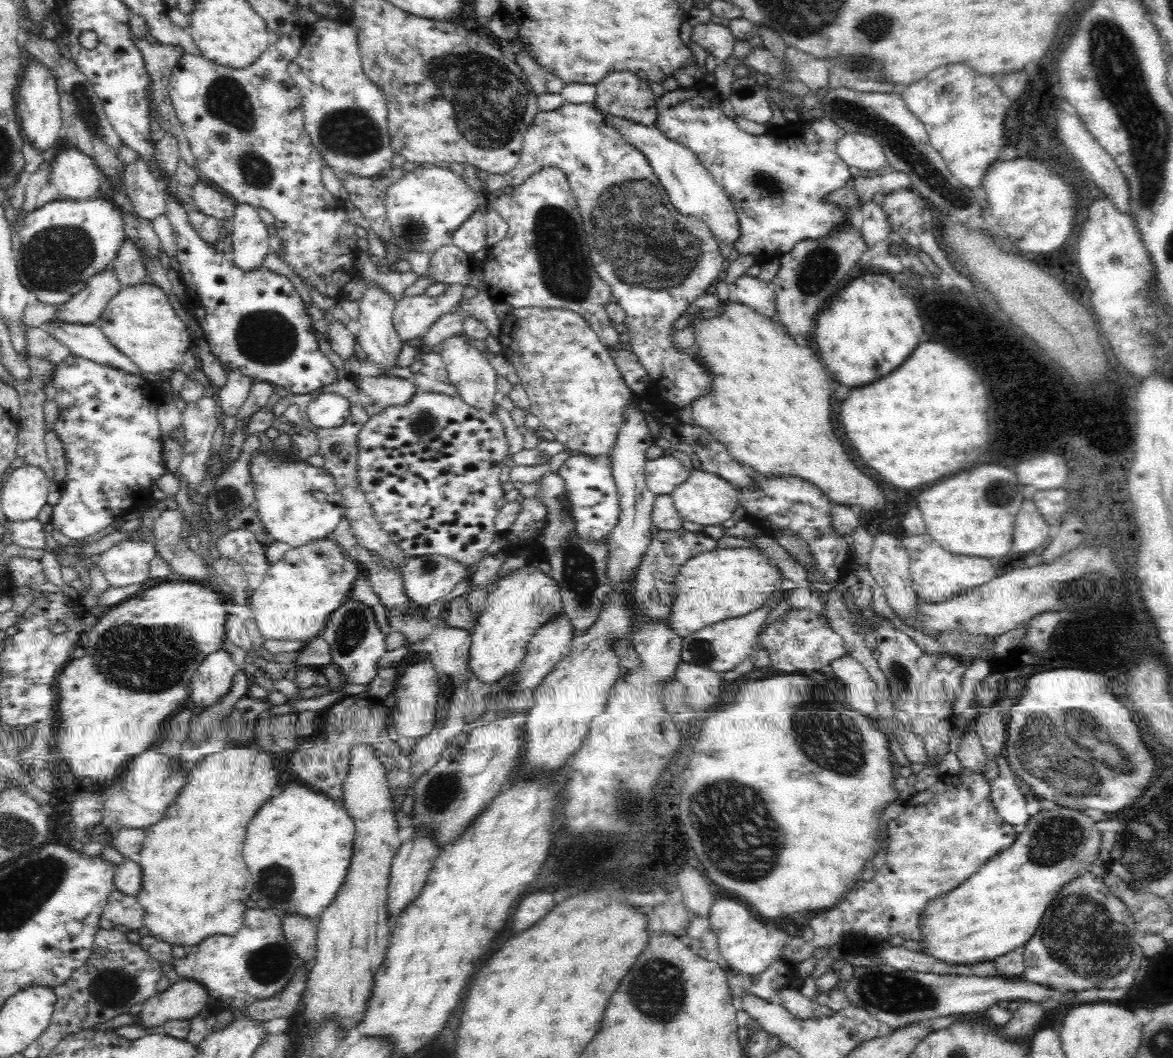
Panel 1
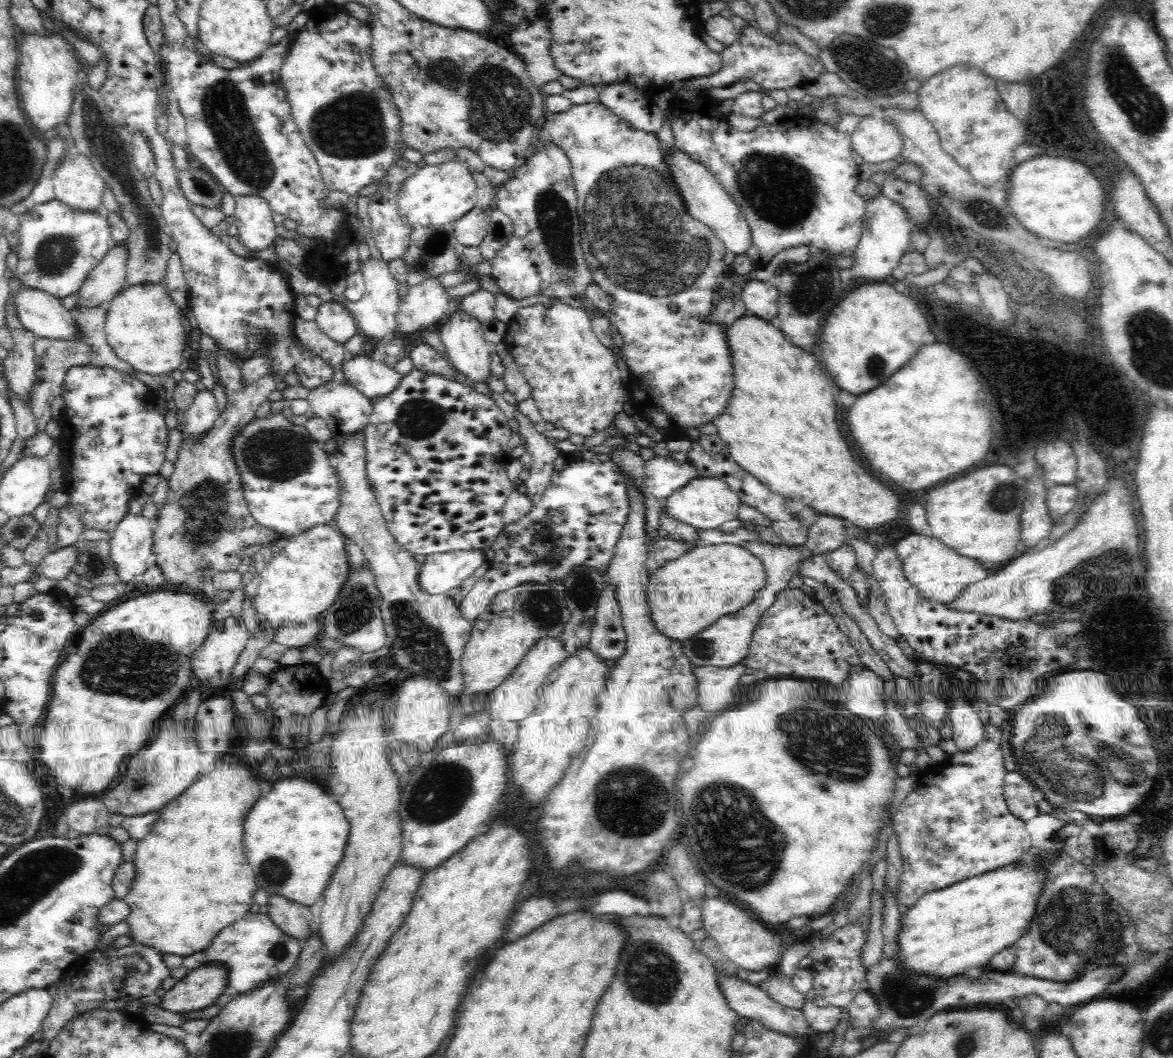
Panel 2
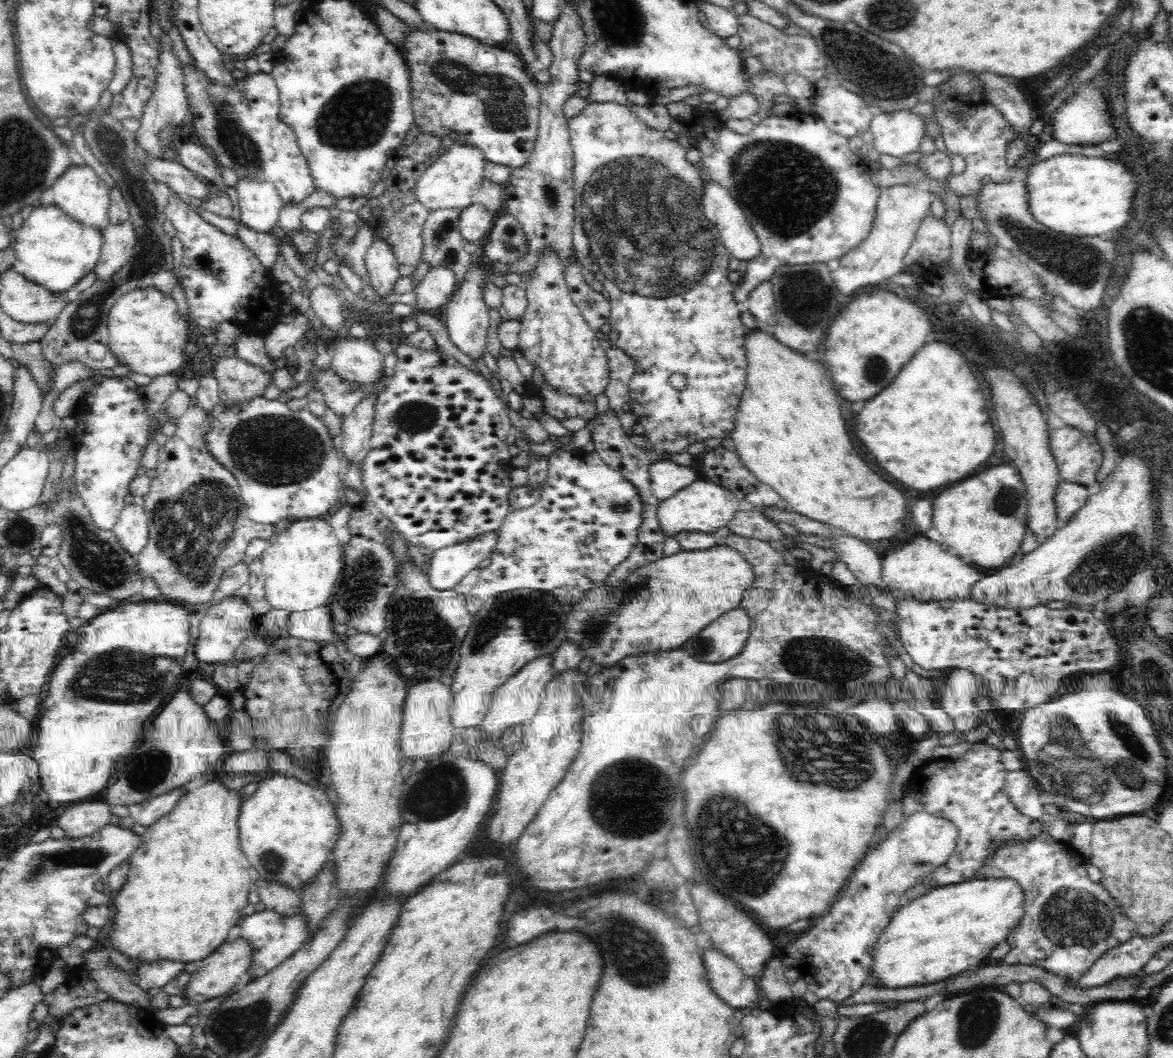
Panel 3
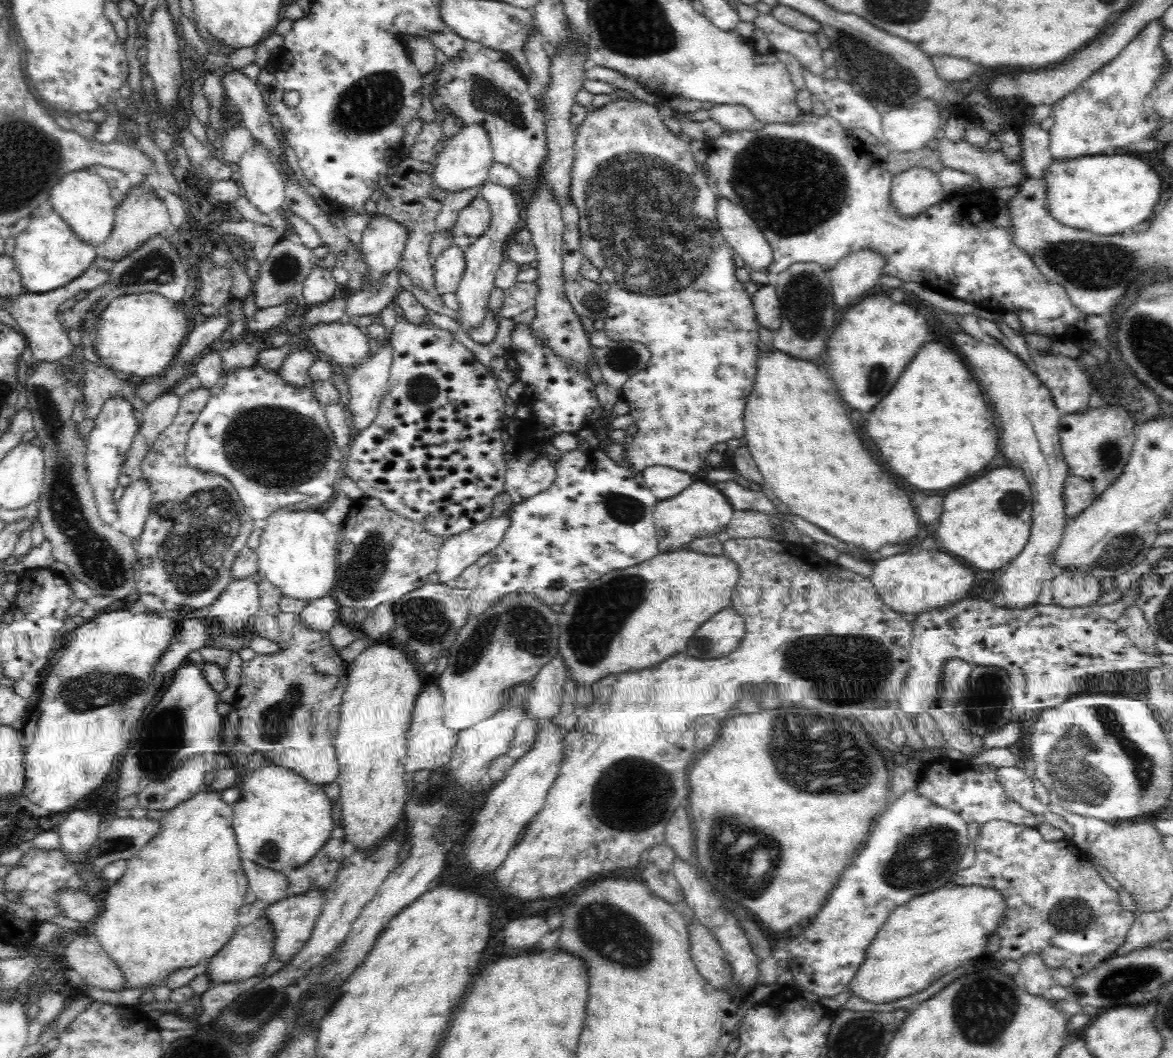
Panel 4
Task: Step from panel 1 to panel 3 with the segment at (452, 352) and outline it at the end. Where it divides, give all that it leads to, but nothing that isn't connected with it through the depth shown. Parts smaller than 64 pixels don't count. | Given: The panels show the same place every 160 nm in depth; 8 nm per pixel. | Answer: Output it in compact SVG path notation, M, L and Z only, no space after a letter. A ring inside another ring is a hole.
M471 262L464 279L458 283L455 294L442 310L445 326L452 344L473 361L483 359L486 346L486 334L488 334L488 328L490 326L490 308L488 308L482 300L482 286L488 282L491 276L490 272L491 269L488 265L474 264Z

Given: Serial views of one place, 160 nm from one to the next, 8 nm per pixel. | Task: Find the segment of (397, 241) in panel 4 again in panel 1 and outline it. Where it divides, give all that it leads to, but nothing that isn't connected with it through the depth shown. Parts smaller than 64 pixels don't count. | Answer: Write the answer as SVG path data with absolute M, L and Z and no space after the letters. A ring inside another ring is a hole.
M378 286L368 287L362 299L358 301L358 321L361 329L357 334L359 344L362 347L363 355L372 364L375 364L382 376L391 376L388 369L397 367L396 362L399 357L402 345L405 344L396 332L393 325L393 312L396 300L392 299L386 291L382 291Z

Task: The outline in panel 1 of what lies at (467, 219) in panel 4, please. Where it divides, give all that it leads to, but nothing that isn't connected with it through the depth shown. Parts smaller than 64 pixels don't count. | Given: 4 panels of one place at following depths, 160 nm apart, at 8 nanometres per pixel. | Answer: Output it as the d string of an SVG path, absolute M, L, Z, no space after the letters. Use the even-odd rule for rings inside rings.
M483 209L476 210L456 232L453 233L453 241L466 256L486 248L487 225L483 216Z

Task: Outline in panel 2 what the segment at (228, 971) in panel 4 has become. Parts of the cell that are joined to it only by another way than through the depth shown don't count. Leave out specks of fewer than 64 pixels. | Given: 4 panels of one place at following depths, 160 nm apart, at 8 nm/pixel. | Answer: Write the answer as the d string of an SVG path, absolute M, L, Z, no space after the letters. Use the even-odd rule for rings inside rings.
M204 964L178 981L161 997L160 1008L191 1013L212 1006L228 988L228 971L223 964Z

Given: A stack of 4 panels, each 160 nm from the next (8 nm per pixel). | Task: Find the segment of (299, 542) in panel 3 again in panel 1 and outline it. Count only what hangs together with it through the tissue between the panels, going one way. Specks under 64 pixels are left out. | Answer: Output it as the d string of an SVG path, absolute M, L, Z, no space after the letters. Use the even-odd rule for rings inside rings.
M329 538L312 540L310 544L291 547L282 560L269 564L262 584L251 591L248 604L253 612L253 626L264 640L299 640L308 642L323 632L328 618L344 600L348 598L353 582L363 573L360 564L355 564L341 549L341 546Z

